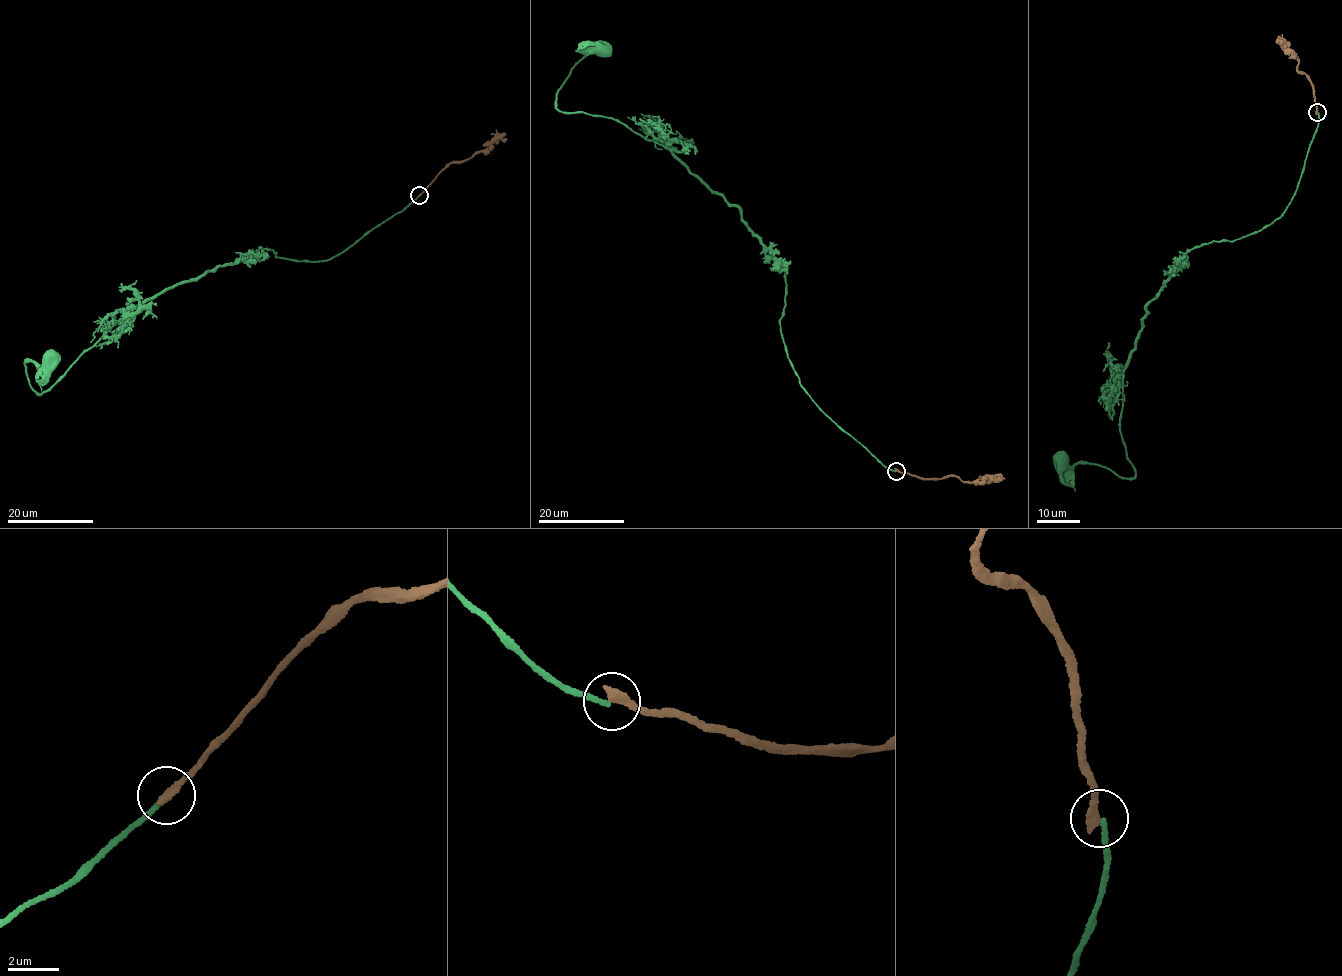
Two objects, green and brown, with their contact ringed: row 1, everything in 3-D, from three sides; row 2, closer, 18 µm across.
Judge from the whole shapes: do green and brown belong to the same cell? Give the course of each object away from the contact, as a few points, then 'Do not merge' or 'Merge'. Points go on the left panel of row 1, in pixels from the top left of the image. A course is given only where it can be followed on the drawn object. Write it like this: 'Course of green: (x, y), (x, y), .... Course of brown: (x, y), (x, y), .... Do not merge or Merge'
Course of green: (418, 195), (326, 260), (281, 259), (261, 248), (170, 287), (128, 313), (40, 393), (24, 364), (50, 359). Course of brown: (418, 195), (451, 163), (487, 150), (493, 142), (506, 134). Do not merge

